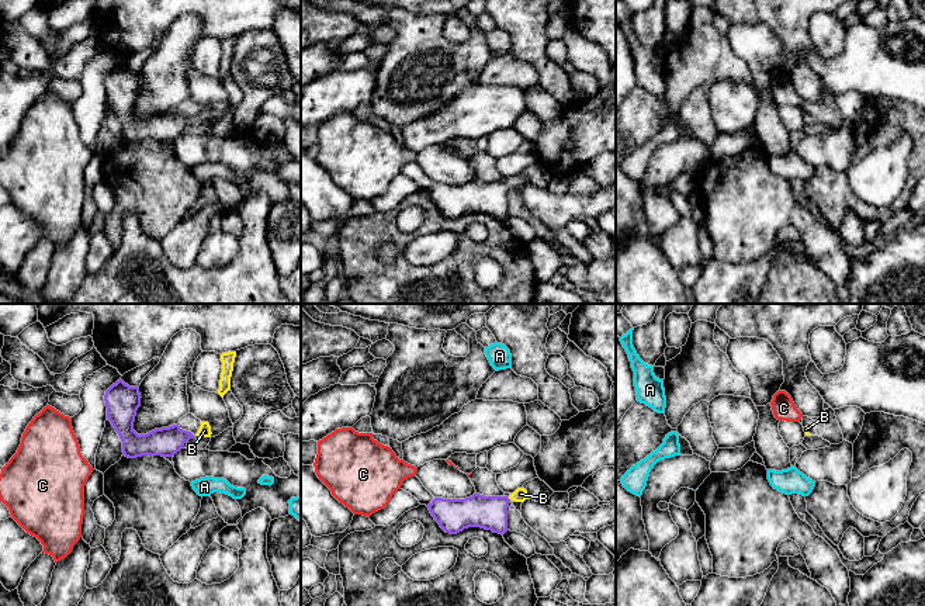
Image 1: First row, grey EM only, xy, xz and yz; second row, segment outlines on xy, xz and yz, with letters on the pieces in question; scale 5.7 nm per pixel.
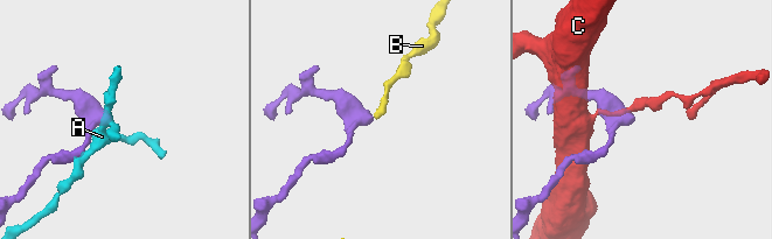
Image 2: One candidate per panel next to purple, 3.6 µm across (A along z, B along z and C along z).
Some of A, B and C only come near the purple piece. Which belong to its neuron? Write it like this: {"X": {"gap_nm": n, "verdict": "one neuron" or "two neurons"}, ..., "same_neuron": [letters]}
{"A": {"gap_nm": 180, "verdict": "two neurons"}, "B": {"gap_nm": 20, "verdict": "one neuron"}, "C": {"gap_nm": 110, "verdict": "two neurons"}, "same_neuron": ["B"]}

